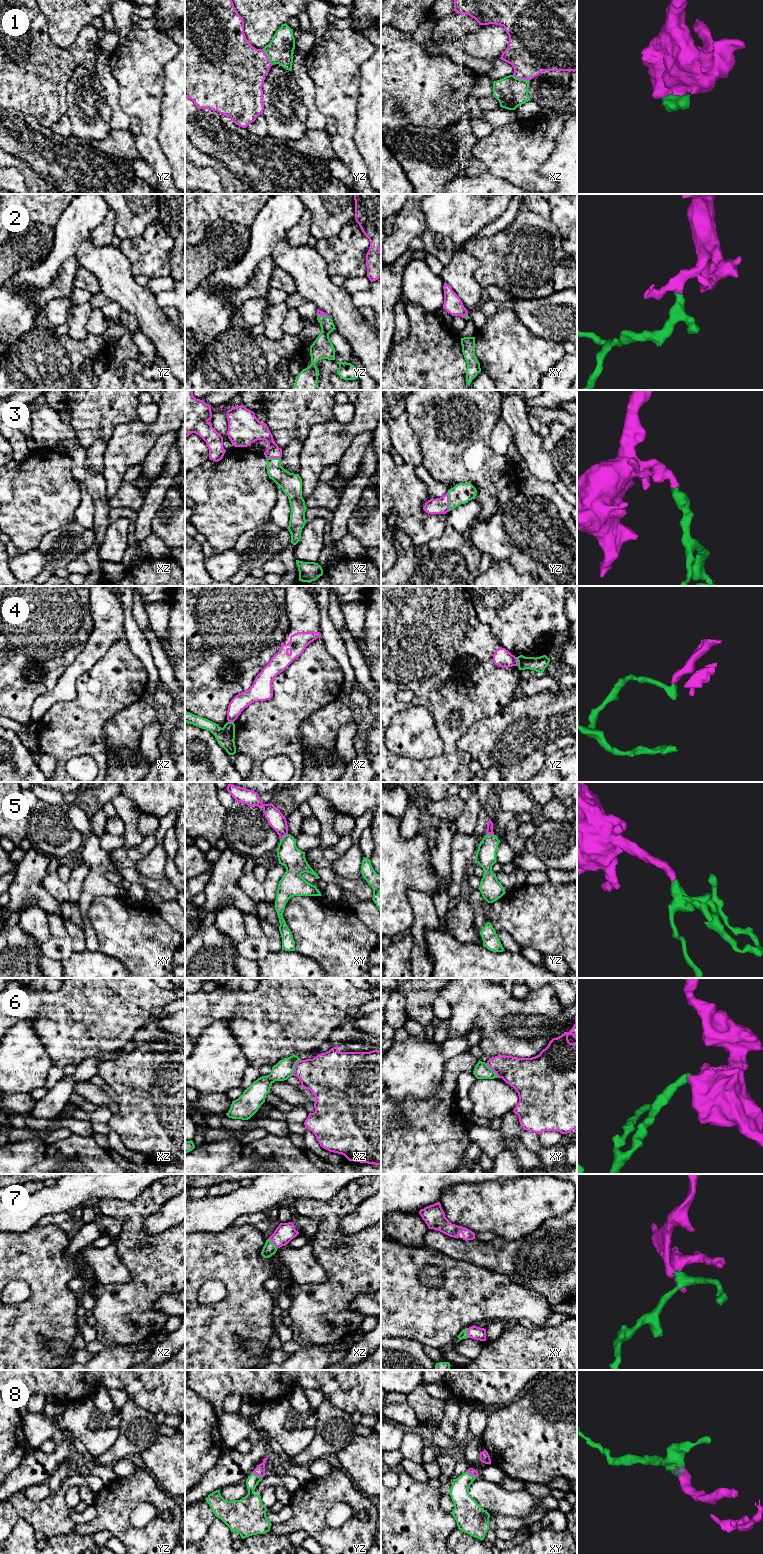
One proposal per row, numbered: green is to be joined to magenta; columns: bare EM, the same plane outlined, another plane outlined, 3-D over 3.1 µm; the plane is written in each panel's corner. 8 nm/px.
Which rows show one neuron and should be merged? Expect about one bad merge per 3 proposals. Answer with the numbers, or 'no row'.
1, 2, 3, 5, 7, 8

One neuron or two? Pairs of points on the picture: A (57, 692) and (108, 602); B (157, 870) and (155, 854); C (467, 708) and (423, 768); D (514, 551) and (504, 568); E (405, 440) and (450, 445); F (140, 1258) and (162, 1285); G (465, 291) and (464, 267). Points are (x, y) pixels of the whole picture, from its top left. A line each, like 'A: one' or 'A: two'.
A: one
B: one
C: one
D: two
E: two
F: one
G: one

